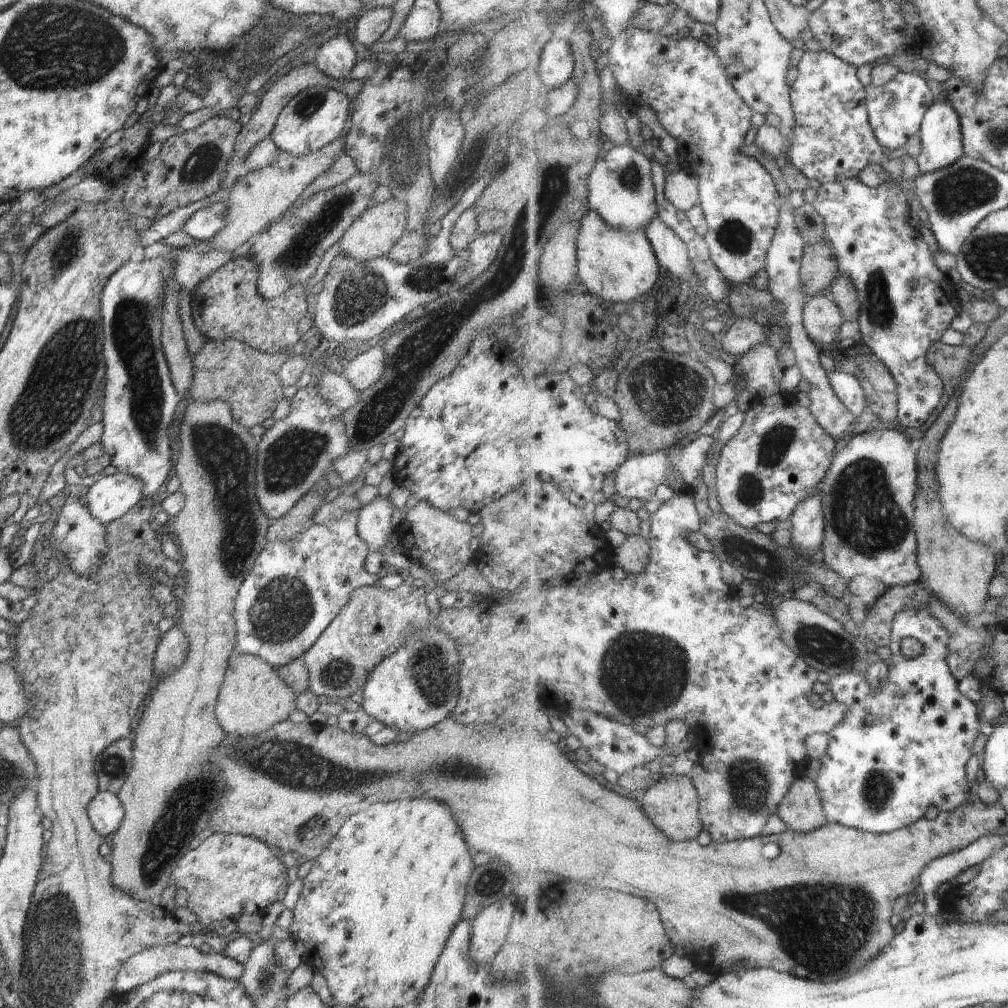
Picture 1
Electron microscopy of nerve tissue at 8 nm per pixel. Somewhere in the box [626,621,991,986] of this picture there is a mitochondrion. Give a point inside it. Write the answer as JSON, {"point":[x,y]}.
{"point":[826,936]}

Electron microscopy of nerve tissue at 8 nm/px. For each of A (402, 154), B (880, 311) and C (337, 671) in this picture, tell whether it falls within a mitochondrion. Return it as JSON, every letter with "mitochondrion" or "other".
{"A":"mitochondrion","B":"mitochondrion","C":"mitochondrion"}

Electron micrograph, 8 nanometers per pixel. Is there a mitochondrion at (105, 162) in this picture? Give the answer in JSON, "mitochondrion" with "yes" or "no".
{"mitochondrion":"no"}

